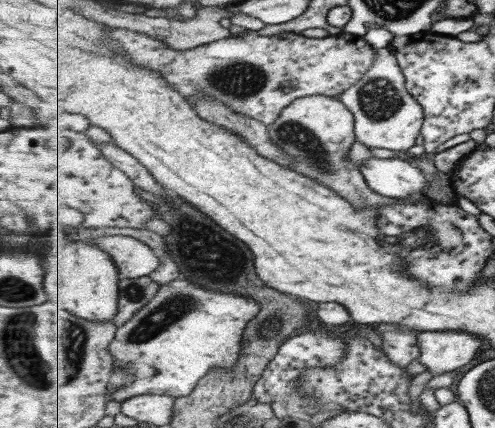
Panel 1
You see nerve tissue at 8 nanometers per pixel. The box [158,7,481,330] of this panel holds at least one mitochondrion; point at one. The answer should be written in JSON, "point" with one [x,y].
{"point":[206,253]}

